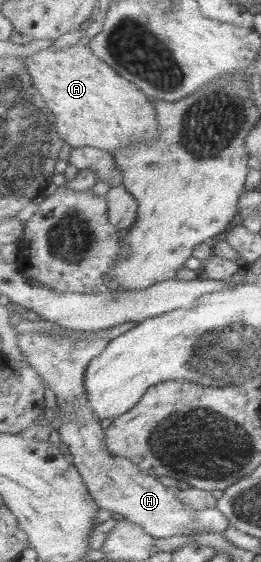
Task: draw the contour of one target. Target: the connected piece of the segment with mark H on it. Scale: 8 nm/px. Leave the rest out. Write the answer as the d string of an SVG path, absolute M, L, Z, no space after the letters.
M18 332L18 347L26 358L31 367L34 367L38 374L42 376L43 382L53 391L58 402L58 407L63 412L62 425L58 434L62 442L67 444L68 450L73 457L73 461L77 466L77 470L84 476L85 484L88 486L89 492L93 498L99 503L101 509L110 510L121 514L125 519L129 519L135 524L140 524L151 536L156 538L167 538L170 536L184 534L185 530L193 530L197 528L200 533L201 529L205 529L206 533L223 533L230 525L230 520L218 508L204 508L203 510L195 510L191 506L187 506L175 491L167 488L156 476L143 473L137 466L127 460L114 455L108 448L106 443L106 429L101 426L101 418L96 416L91 405L89 405L89 397L87 397L87 389L85 389L85 377L87 370L90 370L90 364L93 358L96 358L111 344L107 339L79 339L75 337L63 337L41 332Z

